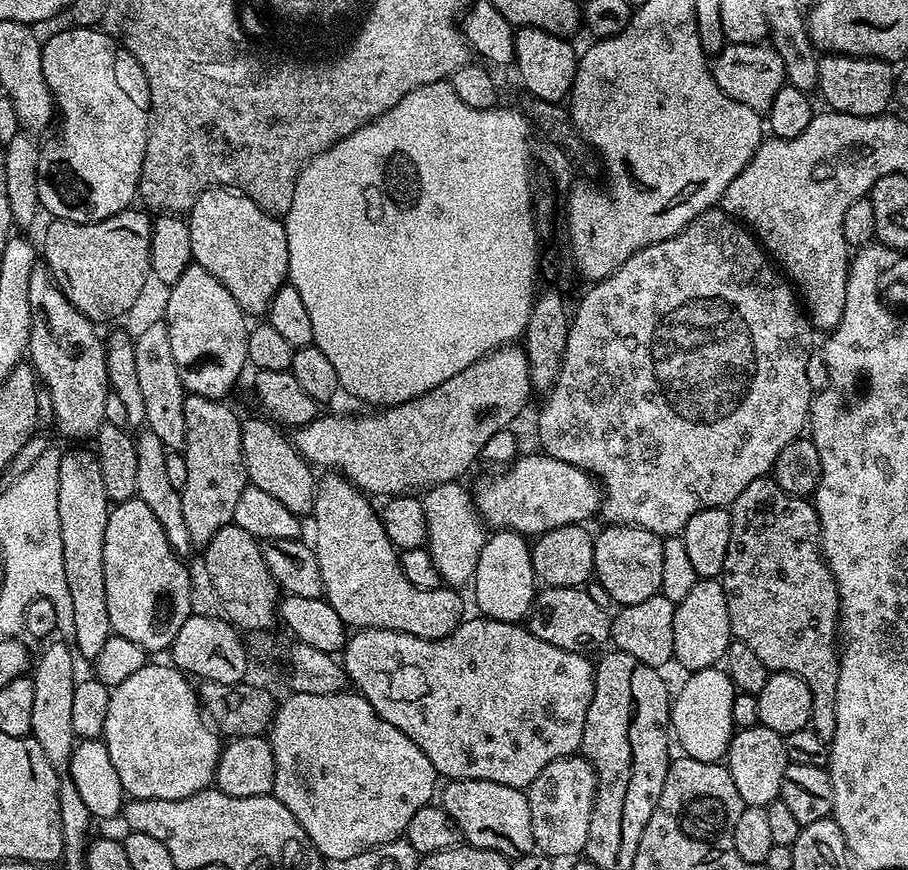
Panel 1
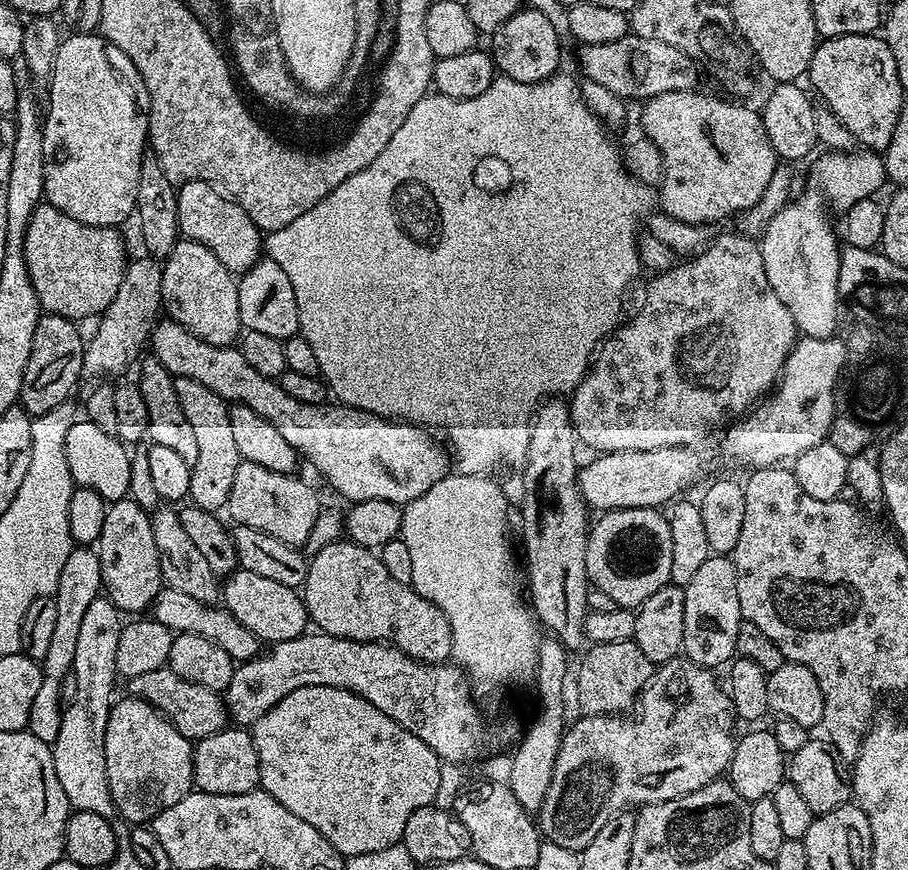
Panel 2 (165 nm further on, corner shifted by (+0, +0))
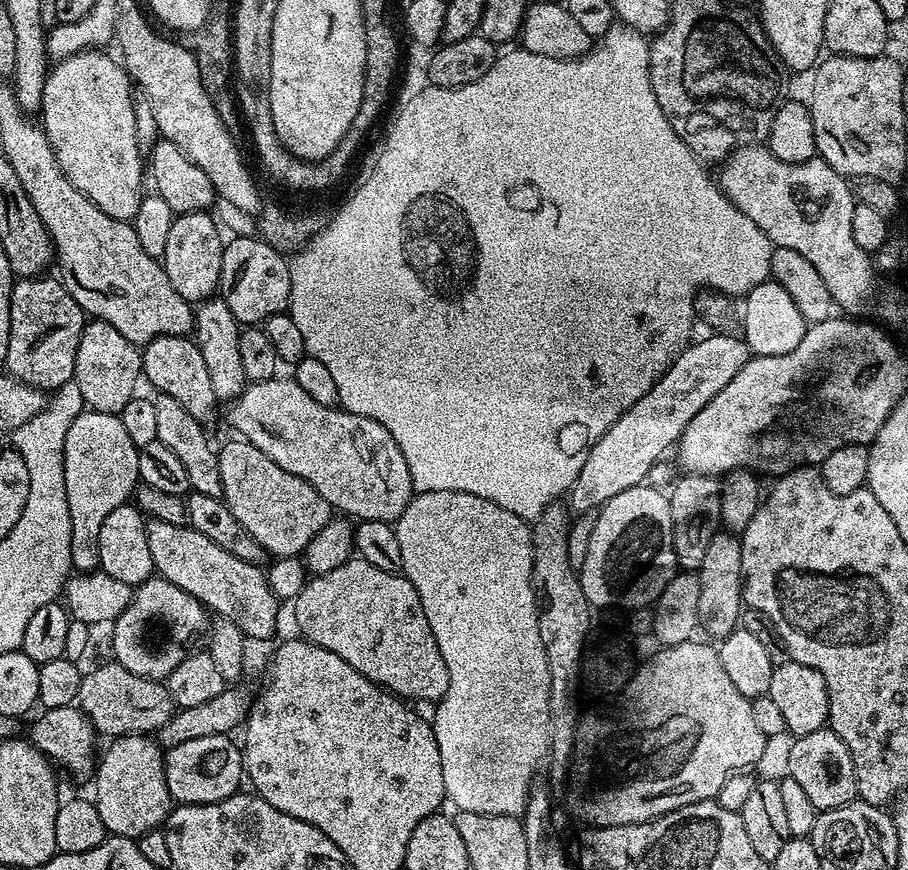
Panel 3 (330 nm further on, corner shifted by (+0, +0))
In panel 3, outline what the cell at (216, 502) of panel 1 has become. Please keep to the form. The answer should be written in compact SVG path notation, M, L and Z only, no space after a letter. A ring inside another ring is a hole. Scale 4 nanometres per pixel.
M159 336L143 345L142 376L157 388L155 391L159 395L174 398L186 410L190 410L199 424L211 425L218 401L214 390L210 390L206 362L202 359L202 350L198 350L195 339L188 336Z

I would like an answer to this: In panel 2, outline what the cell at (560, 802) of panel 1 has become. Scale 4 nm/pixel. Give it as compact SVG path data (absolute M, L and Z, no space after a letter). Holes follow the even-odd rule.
M677 658L659 665L653 671L652 678L643 692L641 692L638 701L640 720L624 720L628 718L620 714L605 714L602 716L584 714L581 715L581 720L576 720L573 724L571 721L564 729L562 746L558 750L558 758L554 762L554 778L550 778L550 790L546 790L544 801L538 813L538 827L543 839L550 843L556 843L558 847L566 847L574 853L579 853L580 849L585 848L594 838L594 834L598 834L598 830L602 830L602 826L606 826L606 822L610 822L610 818L614 818L619 812L631 809L633 806L670 802L674 798L685 796L702 786L706 786L712 780L721 779L727 773L728 764L732 760L732 755L736 749L737 737L735 735L732 736L734 713L732 710L731 695L725 689L723 692L720 689L719 682L712 676L715 675L709 669L698 666L694 662L687 660L687 658Z

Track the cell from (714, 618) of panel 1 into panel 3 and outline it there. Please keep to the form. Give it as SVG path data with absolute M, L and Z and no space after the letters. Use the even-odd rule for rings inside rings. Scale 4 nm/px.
M727 530L716 532L702 558L702 566L698 569L698 575L700 577L700 589L698 590L700 628L716 636L715 638L728 636L738 627L742 611L744 575L742 574L742 546L739 535Z

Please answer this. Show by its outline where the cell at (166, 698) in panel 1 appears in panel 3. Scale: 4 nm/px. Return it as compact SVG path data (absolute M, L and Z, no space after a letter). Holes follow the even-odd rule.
M148 734L117 736L109 744L112 745L105 750L104 757L99 757L94 768L94 803L102 817L105 833L139 838L147 832L157 831L167 821L174 807L172 795L166 786L164 752Z

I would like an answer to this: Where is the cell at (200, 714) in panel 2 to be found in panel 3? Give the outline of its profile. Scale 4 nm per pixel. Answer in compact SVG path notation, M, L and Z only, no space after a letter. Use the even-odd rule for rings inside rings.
M115 662L87 669L81 678L76 700L80 711L92 723L95 731L107 738L159 733L160 728L170 722L174 711L167 683L130 674L126 666Z

